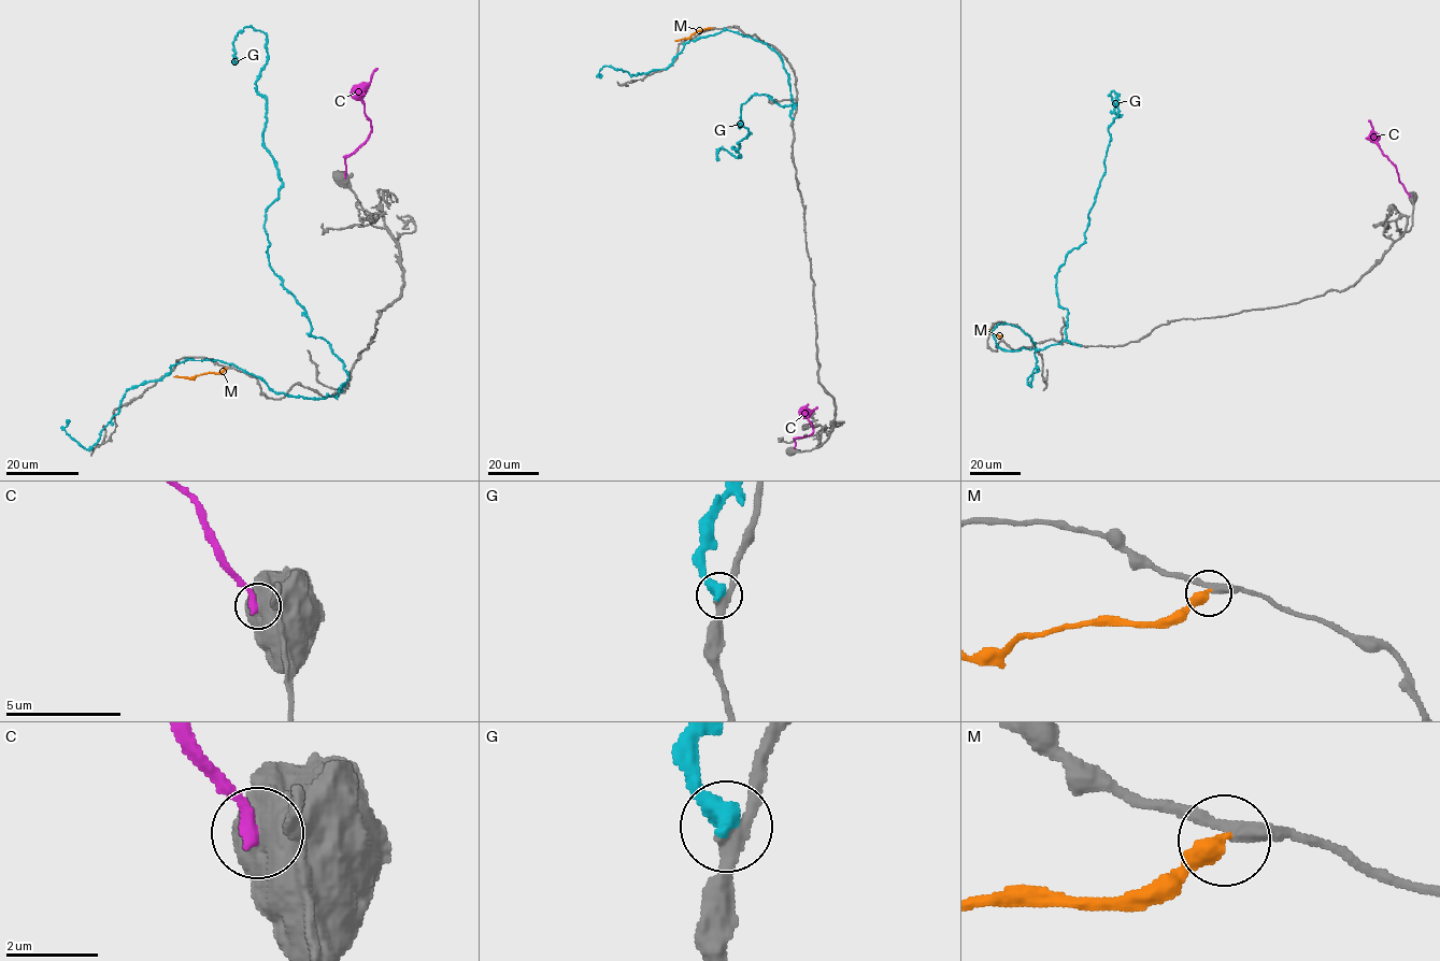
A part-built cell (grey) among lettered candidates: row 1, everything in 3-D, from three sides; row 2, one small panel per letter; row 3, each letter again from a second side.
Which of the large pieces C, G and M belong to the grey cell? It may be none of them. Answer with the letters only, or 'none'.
none

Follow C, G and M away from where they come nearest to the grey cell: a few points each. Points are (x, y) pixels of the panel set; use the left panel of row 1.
C: (344, 176), (345, 157), (371, 131), (371, 120), (365, 115), (361, 99), (364, 88), (378, 68)
G: (342, 391), (343, 362), (268, 260), (265, 211), (282, 183), (256, 85), (266, 34), (239, 31), (237, 61)
M: (227, 369), (194, 377), (173, 376)

